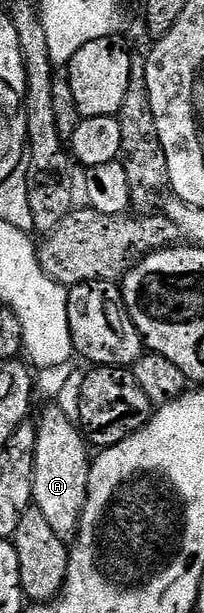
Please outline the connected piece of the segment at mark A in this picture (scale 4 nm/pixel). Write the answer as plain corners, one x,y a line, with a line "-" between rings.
53,411
50,417
39,421
37,428
37,457
33,460
33,505
43,511
47,523
55,527
55,531
66,543
72,542
82,528
82,514
85,511
85,501
89,498
89,467
91,464
90,446
87,438
67,415
60,411

